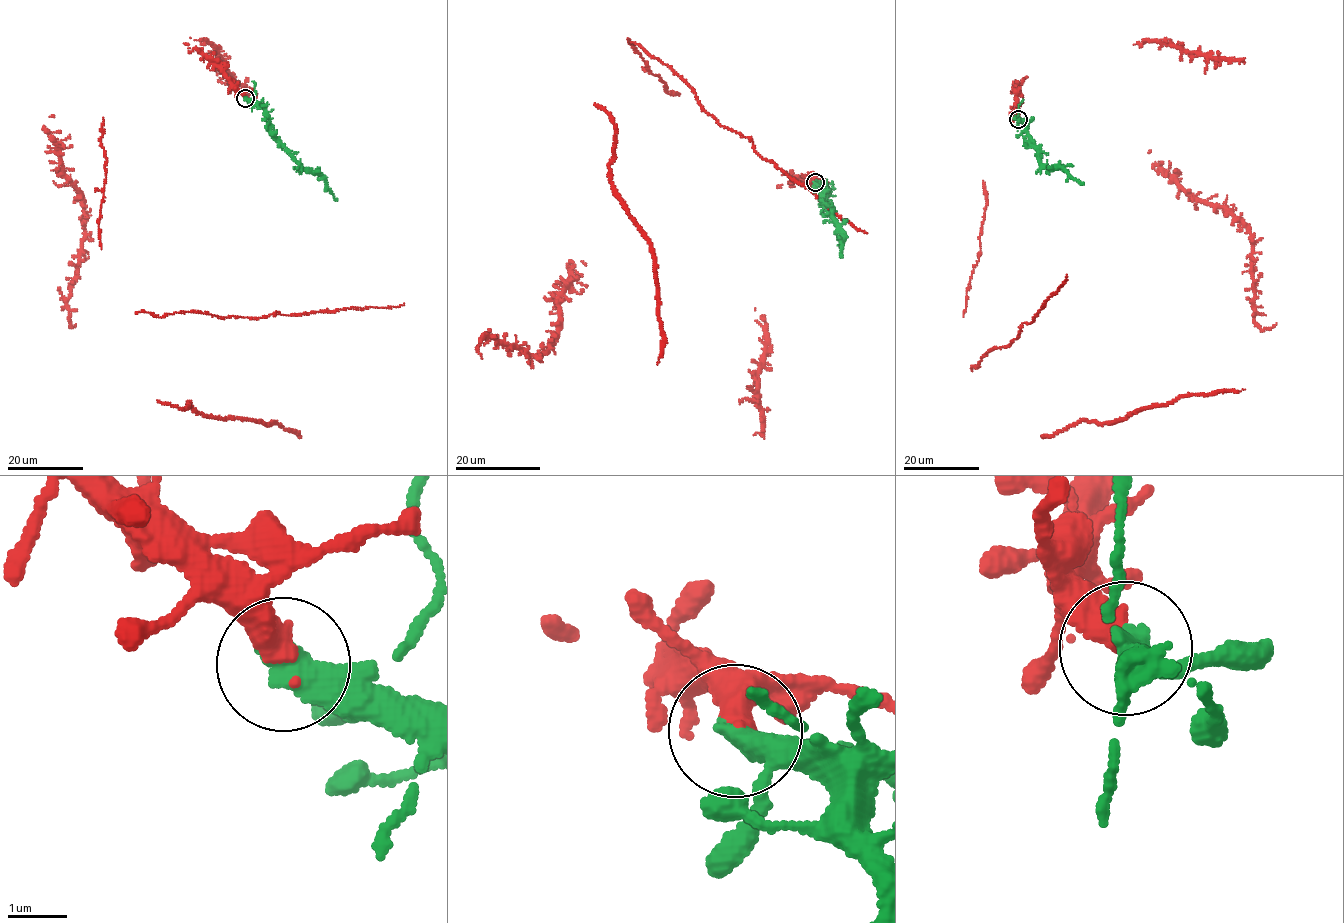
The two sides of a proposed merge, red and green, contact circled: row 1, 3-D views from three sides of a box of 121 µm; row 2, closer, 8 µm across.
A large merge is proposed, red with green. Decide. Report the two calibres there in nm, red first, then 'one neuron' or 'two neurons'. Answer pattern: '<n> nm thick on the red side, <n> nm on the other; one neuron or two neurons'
480 nm thick on the red side, 500 nm on the other; one neuron

